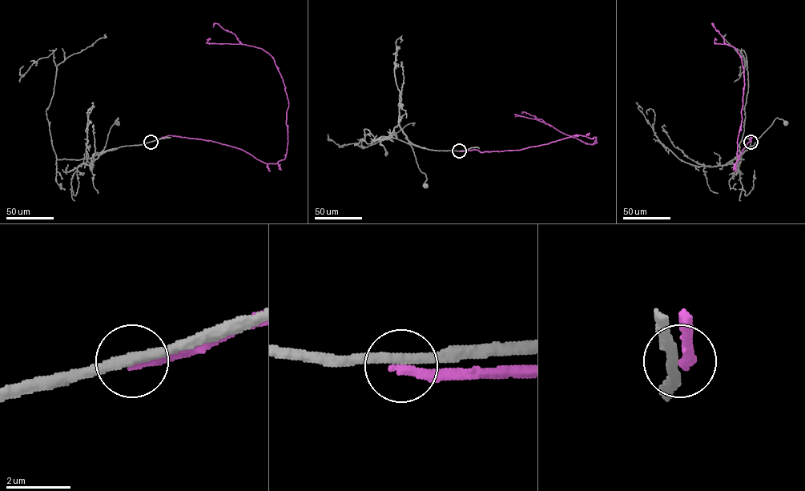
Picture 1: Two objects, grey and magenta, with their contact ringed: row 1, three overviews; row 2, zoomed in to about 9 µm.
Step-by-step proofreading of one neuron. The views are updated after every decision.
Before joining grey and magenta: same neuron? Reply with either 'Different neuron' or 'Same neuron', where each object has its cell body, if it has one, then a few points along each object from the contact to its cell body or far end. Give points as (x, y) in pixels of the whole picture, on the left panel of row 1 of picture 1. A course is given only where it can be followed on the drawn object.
Different neuron. Soma of grey: (117, 122). Soma of magenta: none. Course of grey: (150, 142), (102, 151), (110, 129), (118, 118), (117, 122). Course of magenta: (150, 142), (180, 136), (241, 149), (267, 163), (284, 158), (288, 101), (274, 59), (217, 23), (213, 27)

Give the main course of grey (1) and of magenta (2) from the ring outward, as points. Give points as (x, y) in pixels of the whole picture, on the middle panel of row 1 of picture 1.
1: (459, 150), (432, 150), (410, 144), (418, 167), (425, 175), (425, 186)
2: (459, 150), (519, 150), (575, 135), (596, 137), (594, 142), (597, 142), (585, 143), (533, 115), (521, 113)

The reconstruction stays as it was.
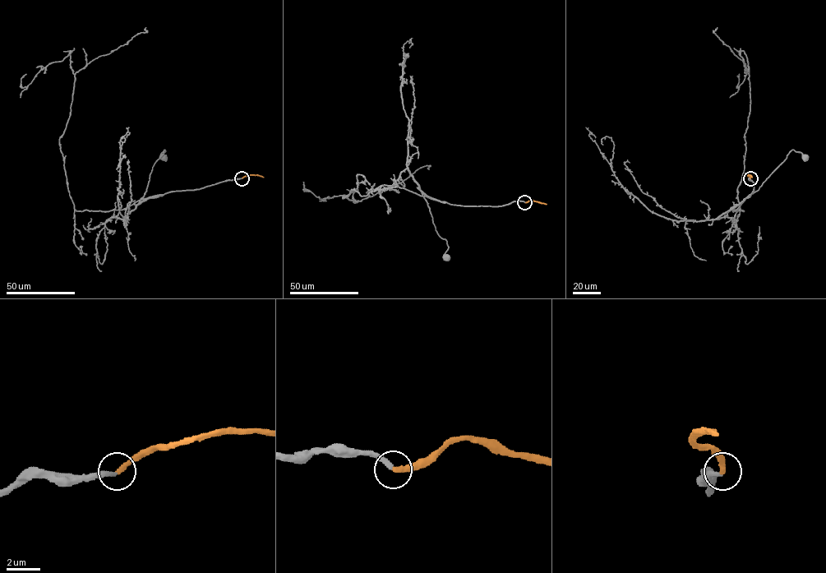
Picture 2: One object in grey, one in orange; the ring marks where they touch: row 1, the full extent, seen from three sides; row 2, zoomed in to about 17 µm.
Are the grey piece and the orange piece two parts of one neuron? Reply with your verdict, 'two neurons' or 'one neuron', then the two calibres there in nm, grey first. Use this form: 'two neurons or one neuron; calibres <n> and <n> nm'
one neuron; calibres 260 and 320 nm

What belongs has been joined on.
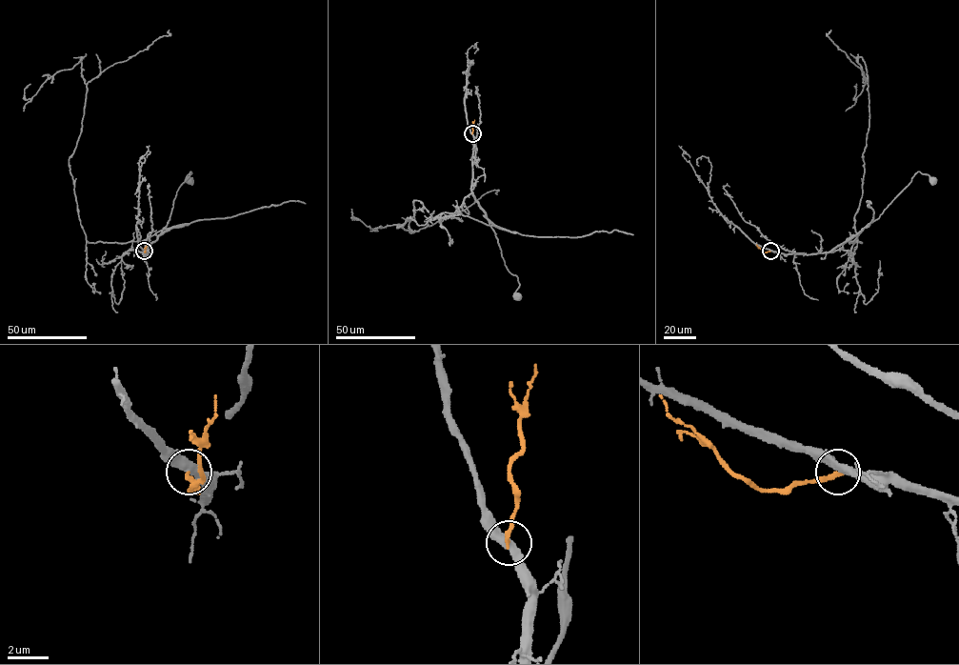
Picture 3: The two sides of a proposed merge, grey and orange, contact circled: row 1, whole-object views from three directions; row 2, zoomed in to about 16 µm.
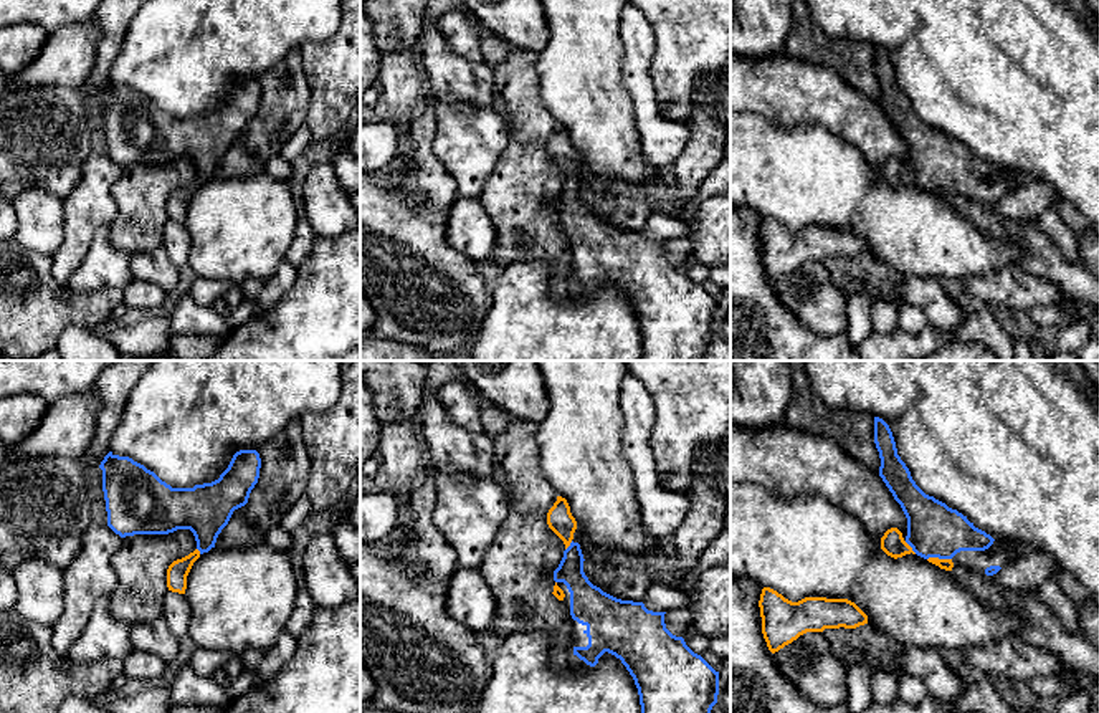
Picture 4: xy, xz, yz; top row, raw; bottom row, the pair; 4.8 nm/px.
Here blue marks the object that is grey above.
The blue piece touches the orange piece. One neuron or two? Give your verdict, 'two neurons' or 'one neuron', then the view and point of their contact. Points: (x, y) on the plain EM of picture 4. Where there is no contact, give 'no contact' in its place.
one neuron; meets blue in yz at (939, 187)

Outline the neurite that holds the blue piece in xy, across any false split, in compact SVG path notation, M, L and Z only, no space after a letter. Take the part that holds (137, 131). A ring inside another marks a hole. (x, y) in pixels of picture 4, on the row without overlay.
M240 79L212 112L172 117L154 101L129 86L109 81L101 91L107 156L121 167L169 164L190 159L197 179L167 199L167 217L185 223L193 192L215 177L235 139L248 132L258 112L261 88L256 79Z

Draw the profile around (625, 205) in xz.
M621 180L608 182L600 190L585 189L583 202L593 215L621 230L643 232L656 213L648 185Z

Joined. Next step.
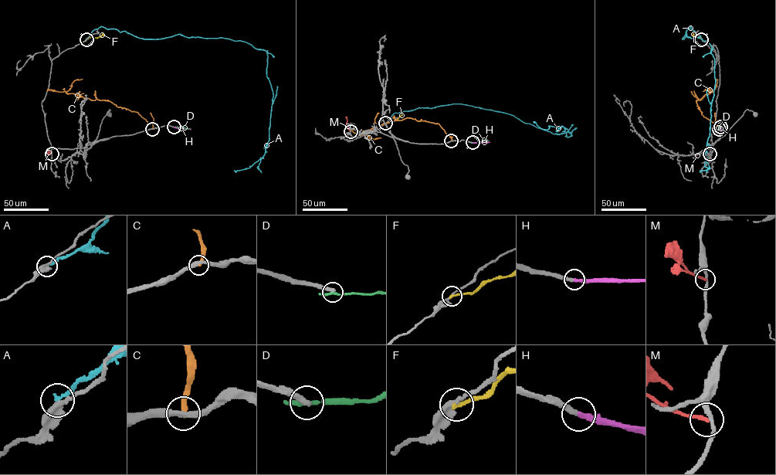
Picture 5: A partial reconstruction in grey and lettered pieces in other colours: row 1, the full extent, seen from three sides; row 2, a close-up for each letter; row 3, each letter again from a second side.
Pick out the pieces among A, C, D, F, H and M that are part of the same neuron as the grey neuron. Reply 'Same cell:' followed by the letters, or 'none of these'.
Same cell: H

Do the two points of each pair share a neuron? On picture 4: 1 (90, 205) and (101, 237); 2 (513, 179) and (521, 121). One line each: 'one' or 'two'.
1: two
2: one

